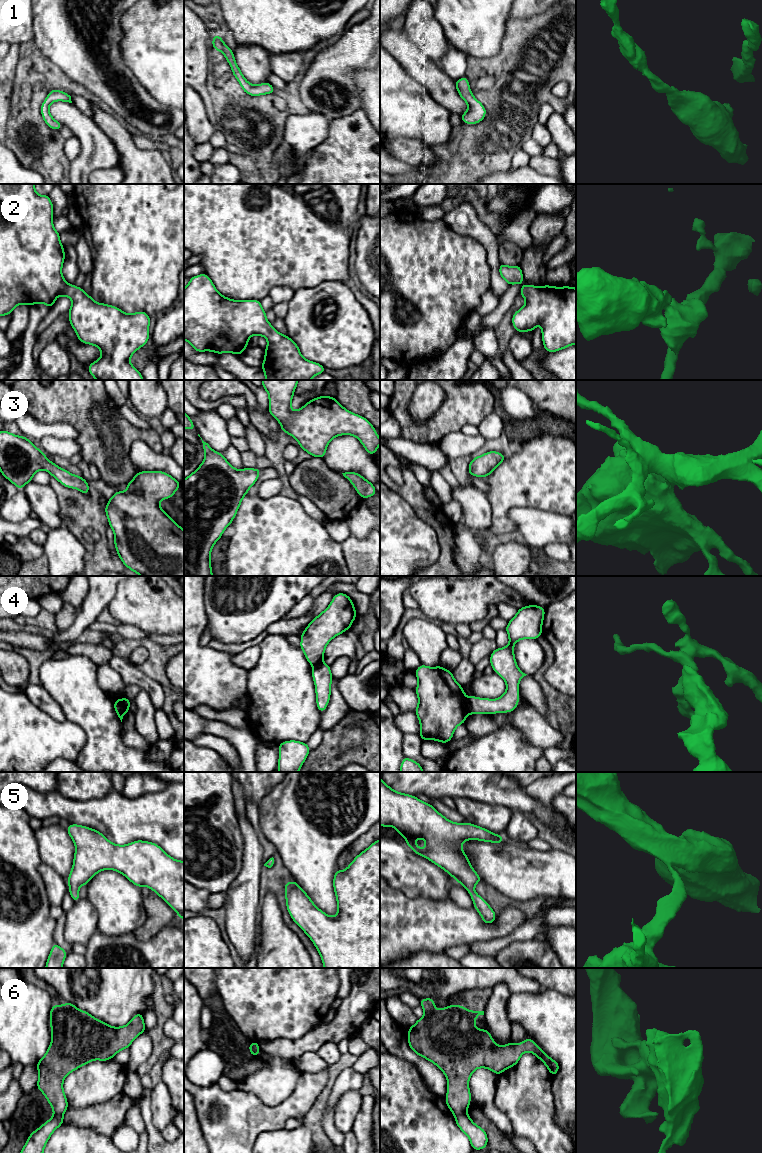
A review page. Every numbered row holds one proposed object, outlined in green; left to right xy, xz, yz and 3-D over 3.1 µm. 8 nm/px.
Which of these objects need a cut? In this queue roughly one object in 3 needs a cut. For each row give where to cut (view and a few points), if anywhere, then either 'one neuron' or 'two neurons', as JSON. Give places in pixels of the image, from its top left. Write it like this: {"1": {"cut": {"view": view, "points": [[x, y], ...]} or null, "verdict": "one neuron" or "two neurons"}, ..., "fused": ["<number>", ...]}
{"1": {"cut": null, "verdict": "one neuron"}, "2": {"cut": null, "verdict": "one neuron"}, "3": {"cut": null, "verdict": "one neuron"}, "4": {"cut": {"view": "yz", "points": [[466, 697], [466, 711], [468, 713]]}, "verdict": "two neurons"}, "5": {"cut": null, "verdict": "one neuron"}, "6": {"cut": {"view": "yz", "points": [[465, 1111], [455, 1117]]}, "verdict": "two neurons"}, "fused": ["4", "6"]}

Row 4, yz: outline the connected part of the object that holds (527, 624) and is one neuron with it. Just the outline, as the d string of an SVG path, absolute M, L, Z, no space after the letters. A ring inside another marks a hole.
M529 605L518 609L517 614L508 622L505 630L509 644L496 648L490 655L490 665L495 673L506 683L505 693L497 699L466 698L468 714L495 714L514 711L519 704L519 682L527 674L517 666L514 656L514 644L522 639L538 639L542 635L545 608Z

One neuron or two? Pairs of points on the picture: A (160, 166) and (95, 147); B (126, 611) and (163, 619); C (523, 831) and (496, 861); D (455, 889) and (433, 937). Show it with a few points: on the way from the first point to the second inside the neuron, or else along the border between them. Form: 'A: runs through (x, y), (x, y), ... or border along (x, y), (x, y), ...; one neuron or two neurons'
A: border along (106, 134), (118, 154), (119, 164); two neurons
B: runs through (135, 611), (154, 611); one neuron
C: border along (505, 837), (523, 845); two neurons
D: border along (448, 899), (458, 906), (472, 908); two neurons

